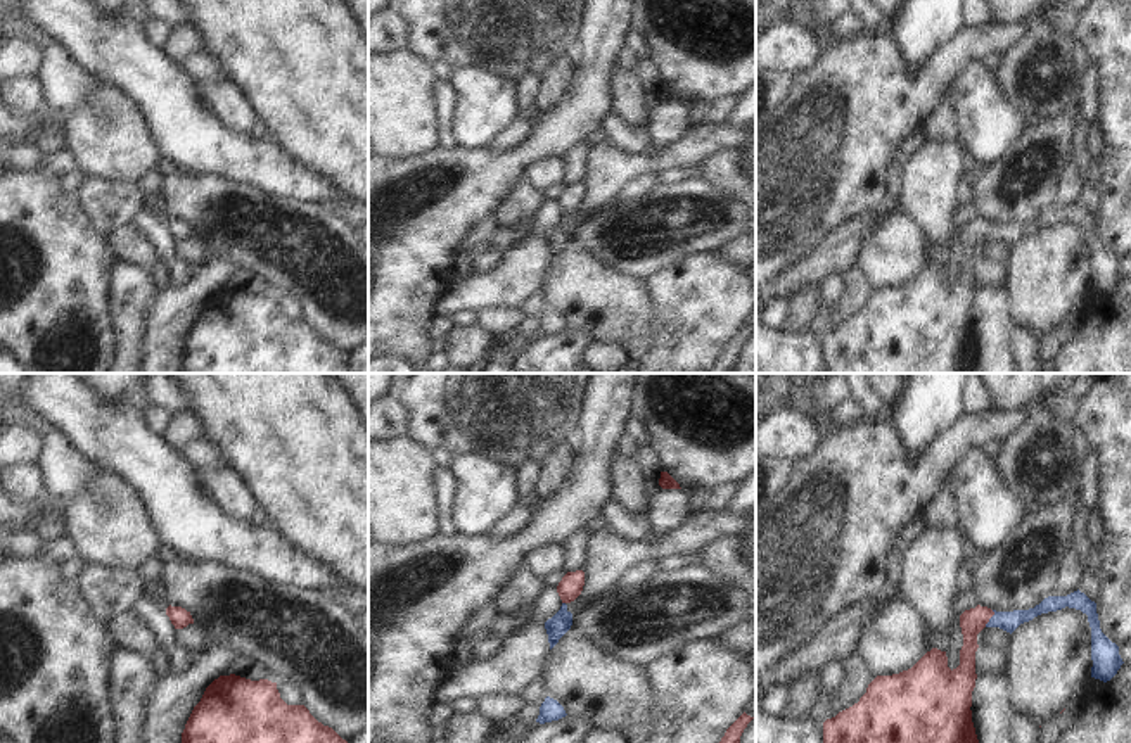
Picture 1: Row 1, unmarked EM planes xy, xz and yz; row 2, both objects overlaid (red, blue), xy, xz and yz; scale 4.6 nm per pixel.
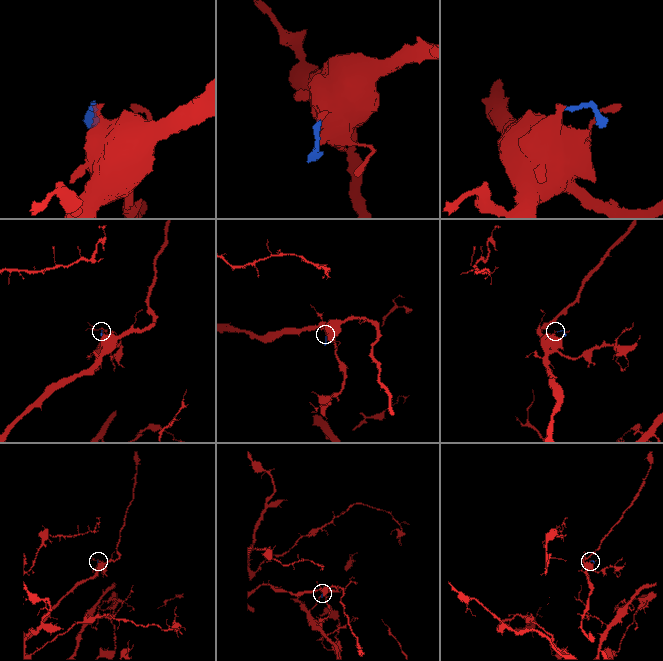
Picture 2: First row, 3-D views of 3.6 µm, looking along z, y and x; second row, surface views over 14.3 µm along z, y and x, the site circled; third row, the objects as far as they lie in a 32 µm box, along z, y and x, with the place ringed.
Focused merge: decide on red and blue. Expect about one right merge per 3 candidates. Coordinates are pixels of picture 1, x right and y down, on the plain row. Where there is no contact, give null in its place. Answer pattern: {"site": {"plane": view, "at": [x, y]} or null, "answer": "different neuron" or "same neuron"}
{"site": {"plane": "yz", "at": [990, 230]}, "answer": "same neuron"}

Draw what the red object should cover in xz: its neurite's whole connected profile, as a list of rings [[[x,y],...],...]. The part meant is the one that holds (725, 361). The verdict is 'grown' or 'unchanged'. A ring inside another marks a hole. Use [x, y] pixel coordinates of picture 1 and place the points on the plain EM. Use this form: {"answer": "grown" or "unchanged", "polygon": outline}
{"answer": "unchanged", "polygon": [[[745,325],[726,342],[725,349],[718,356],[718,359],[711,365],[711,368],[706,373],[728,373],[733,365],[737,363],[737,358],[740,356],[740,349],[747,337],[754,330],[747,328]]]}

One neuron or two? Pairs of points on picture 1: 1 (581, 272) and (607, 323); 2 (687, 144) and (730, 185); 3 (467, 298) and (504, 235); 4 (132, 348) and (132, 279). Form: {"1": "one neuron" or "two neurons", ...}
{"1": "one neuron", "2": "two neurons", "3": "two neurons", "4": "one neuron"}

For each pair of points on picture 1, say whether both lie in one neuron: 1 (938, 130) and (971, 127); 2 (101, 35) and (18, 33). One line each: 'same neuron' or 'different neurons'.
1: different neurons
2: different neurons

